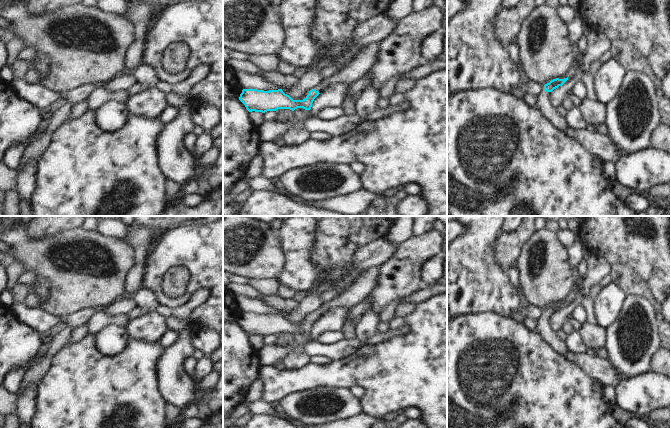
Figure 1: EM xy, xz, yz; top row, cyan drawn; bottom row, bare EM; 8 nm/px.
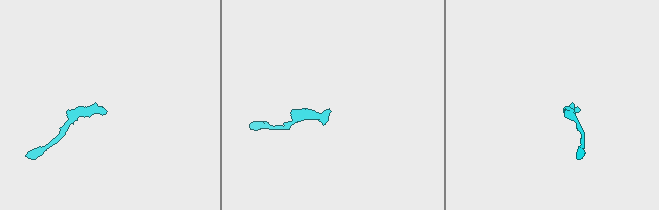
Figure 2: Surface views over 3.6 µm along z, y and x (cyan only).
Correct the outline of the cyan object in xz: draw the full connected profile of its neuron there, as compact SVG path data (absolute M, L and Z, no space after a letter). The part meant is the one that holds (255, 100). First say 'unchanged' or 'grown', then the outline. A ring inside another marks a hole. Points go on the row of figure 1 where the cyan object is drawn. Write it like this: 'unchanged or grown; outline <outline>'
grown; outline M378 41L365 45L350 64L340 69L335 75L323 79L315 89L309 91L303 100L293 100L282 89L269 91L243 89L239 100L249 112L265 113L278 109L290 109L294 111L297 108L310 110L314 99L330 86L335 84L351 85L365 75L375 65L379 50L380 42Z

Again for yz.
grown; outline M568 77L564 79L553 79L544 85L544 90L539 95L536 95L536 107L540 110L542 115L548 119L557 129L564 132L566 132L567 126L566 117L560 115L557 109L552 106L550 103L550 93L559 86L562 86L567 80Z

